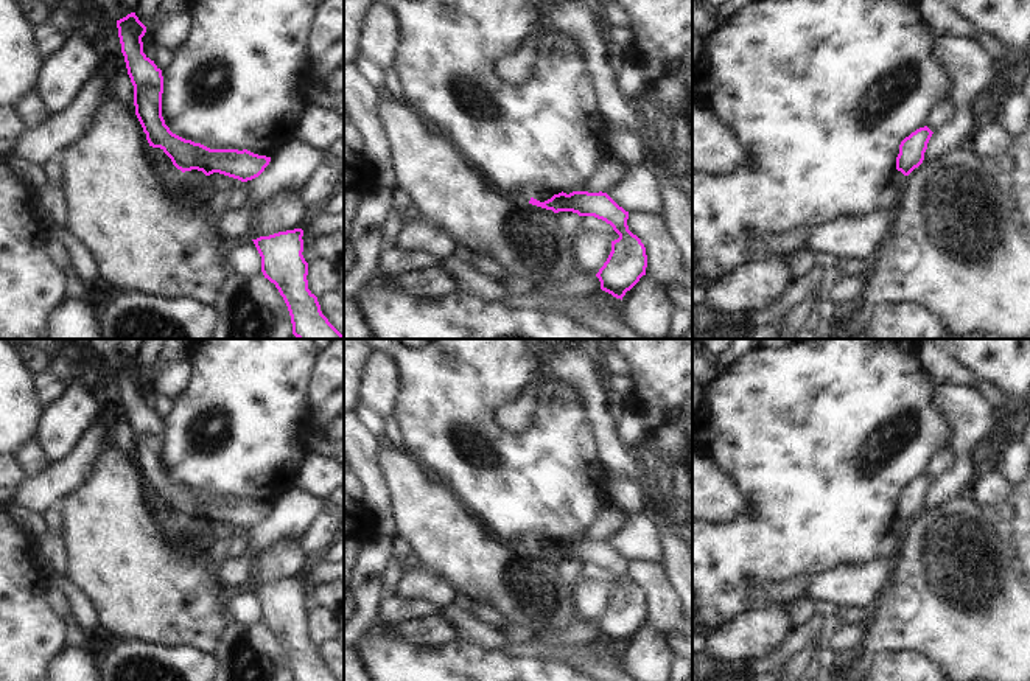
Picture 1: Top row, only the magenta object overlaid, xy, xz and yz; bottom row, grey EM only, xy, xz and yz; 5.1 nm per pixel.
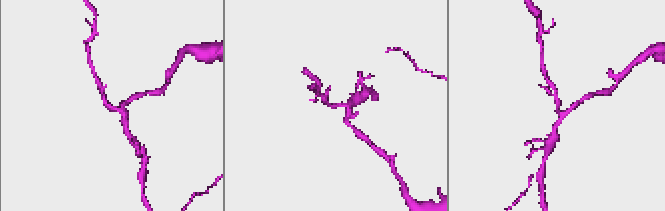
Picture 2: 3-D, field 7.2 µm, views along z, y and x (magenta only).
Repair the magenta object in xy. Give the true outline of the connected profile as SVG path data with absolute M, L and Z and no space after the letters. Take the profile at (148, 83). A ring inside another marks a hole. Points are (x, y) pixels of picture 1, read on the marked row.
M135 12L117 20L121 53L134 86L135 115L149 146L160 148L182 173L198 169L205 176L219 173L241 182L258 177L271 157L247 149L210 149L170 131L162 117L162 70L143 53L146 26Z

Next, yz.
M924 126L906 137L899 145L899 154L896 157L896 169L904 176L909 176L924 160L927 143L932 137L932 131Z

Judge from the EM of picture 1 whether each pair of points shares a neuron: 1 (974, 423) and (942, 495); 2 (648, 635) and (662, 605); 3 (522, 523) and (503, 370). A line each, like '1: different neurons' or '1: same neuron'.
1: same neuron
2: different neurons
3: same neuron

